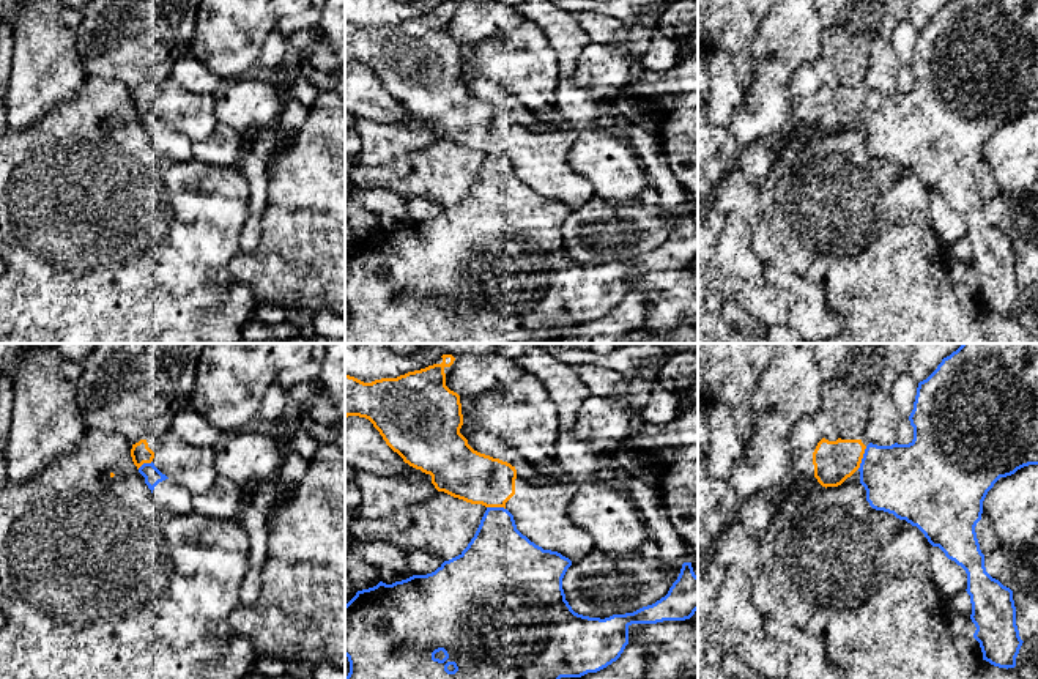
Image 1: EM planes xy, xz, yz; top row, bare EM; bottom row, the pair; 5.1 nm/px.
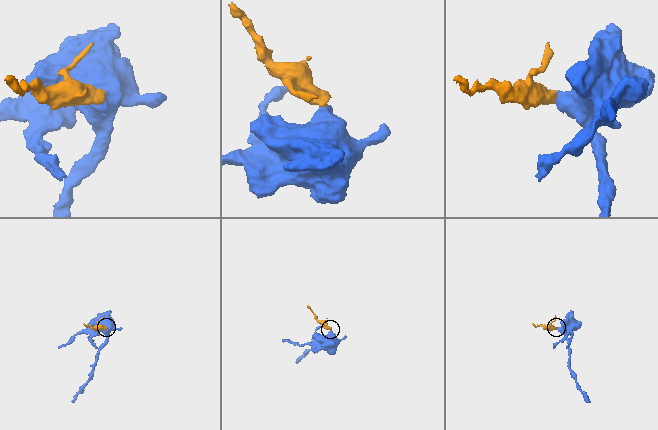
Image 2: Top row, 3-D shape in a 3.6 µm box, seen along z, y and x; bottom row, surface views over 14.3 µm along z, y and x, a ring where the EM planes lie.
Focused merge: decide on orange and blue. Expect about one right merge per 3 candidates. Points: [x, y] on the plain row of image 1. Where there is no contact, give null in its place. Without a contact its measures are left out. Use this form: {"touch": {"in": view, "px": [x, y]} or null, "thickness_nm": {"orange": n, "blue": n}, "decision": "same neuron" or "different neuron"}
{"touch": {"in": "yz", "px": [862, 104]}, "thickness_nm": {"orange": 220, "blue": 360}, "decision": "different neuron"}

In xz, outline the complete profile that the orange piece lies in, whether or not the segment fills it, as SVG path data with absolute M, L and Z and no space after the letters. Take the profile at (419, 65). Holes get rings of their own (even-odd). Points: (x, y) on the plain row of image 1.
M443 2L433 13L372 30L345 20L345 65L369 66L405 110L432 123L438 139L504 154L536 192L572 210L583 206L595 192L567 162L578 132L569 126L534 132L510 110L474 98L460 80L460 43L446 33L454 9Z

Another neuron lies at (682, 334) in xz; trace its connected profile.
M693 266L628 273L628 290L643 290L652 301L644 326L662 332L673 343L698 343L698 271Z

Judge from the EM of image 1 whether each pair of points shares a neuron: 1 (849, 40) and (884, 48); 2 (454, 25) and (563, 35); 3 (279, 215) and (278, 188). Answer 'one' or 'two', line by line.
1: two
2: two
3: one

